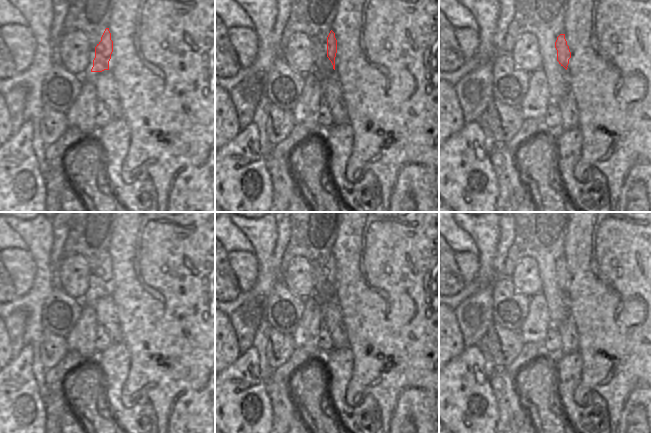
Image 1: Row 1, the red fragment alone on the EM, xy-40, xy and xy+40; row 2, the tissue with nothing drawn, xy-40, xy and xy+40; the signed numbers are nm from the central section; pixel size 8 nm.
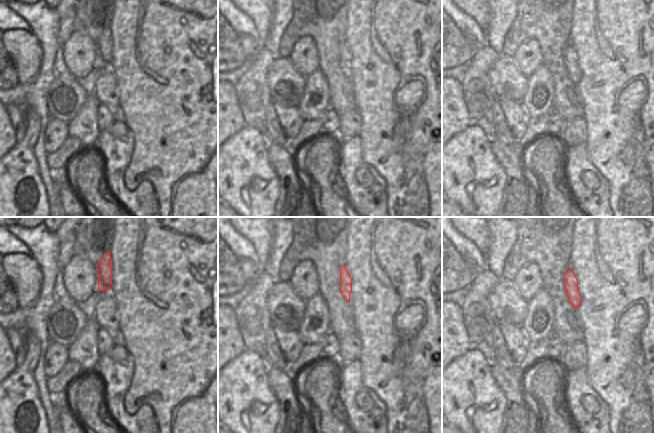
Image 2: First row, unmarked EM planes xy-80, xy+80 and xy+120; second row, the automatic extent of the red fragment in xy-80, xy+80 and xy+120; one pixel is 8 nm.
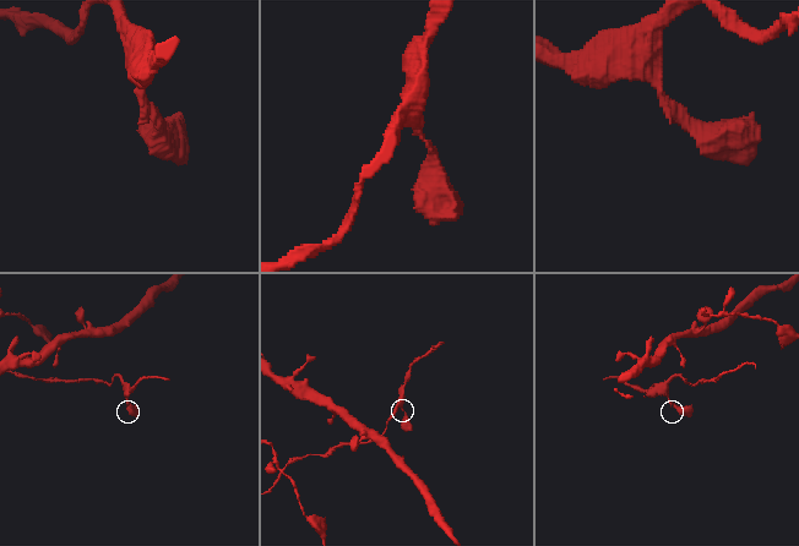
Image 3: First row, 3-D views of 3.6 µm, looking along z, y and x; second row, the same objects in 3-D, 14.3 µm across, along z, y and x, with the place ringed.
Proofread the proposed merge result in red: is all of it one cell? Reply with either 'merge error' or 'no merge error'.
no merge error

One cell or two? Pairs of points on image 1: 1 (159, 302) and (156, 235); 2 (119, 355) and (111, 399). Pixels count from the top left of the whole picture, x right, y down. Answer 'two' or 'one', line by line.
1: one
2: one

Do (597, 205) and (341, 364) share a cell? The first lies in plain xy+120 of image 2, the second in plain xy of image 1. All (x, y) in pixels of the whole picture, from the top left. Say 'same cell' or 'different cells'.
same cell

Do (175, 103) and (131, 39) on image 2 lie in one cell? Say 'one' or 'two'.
one

